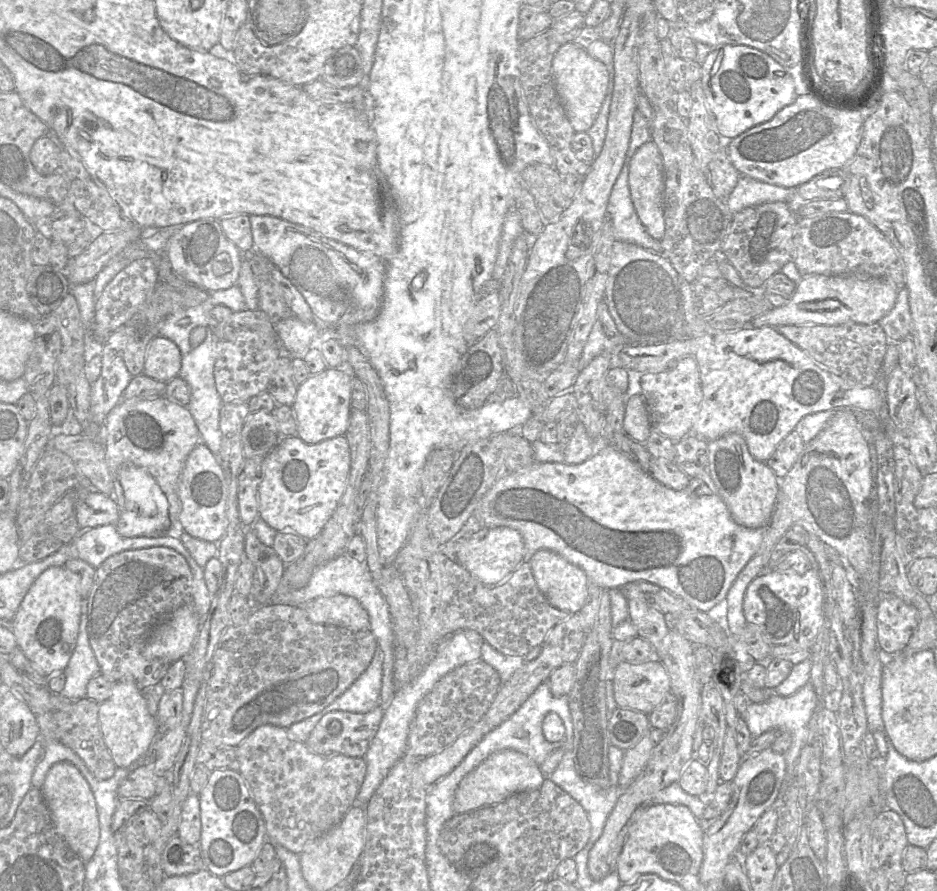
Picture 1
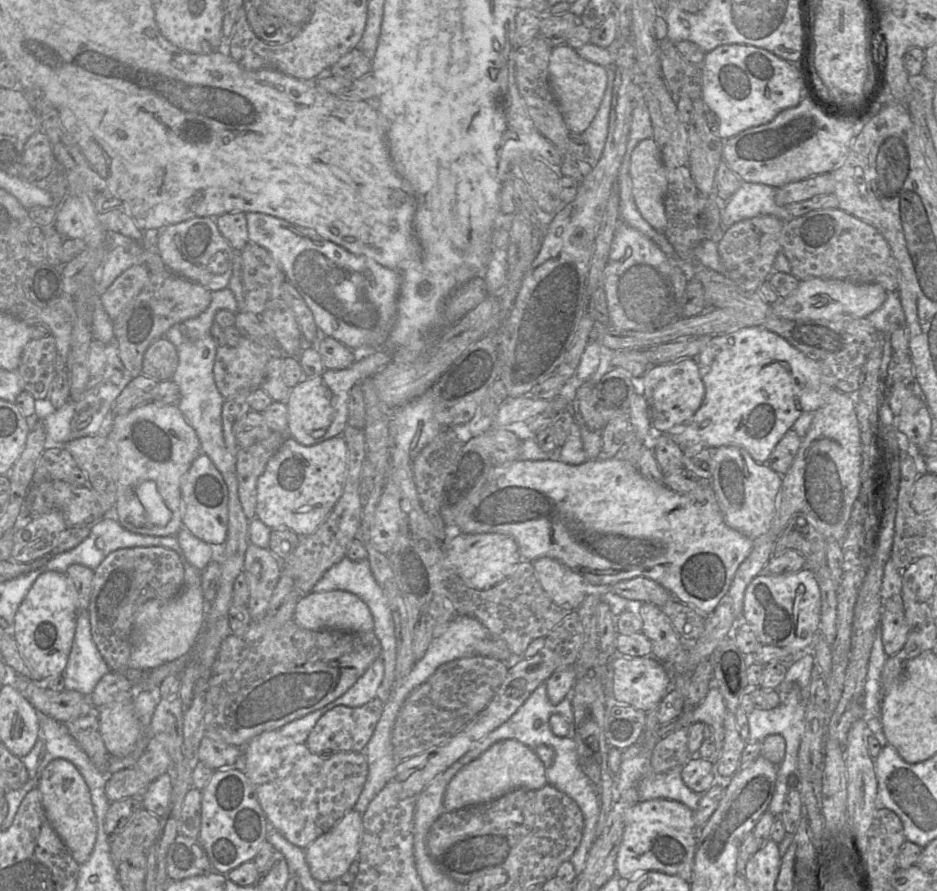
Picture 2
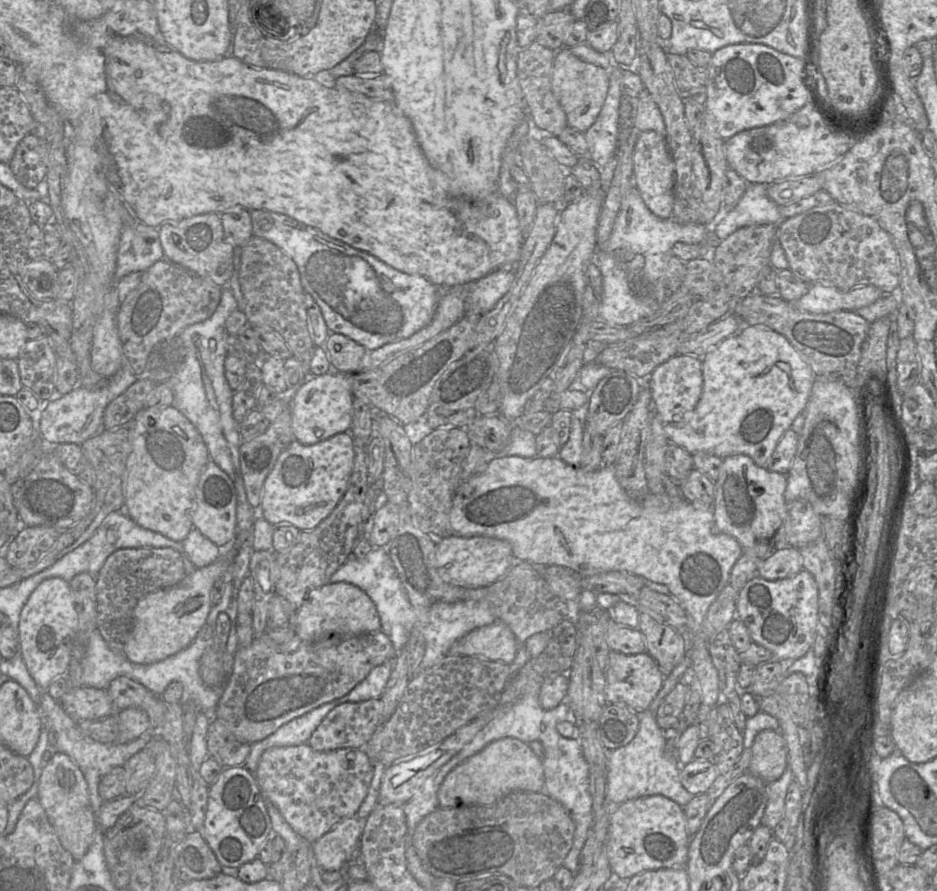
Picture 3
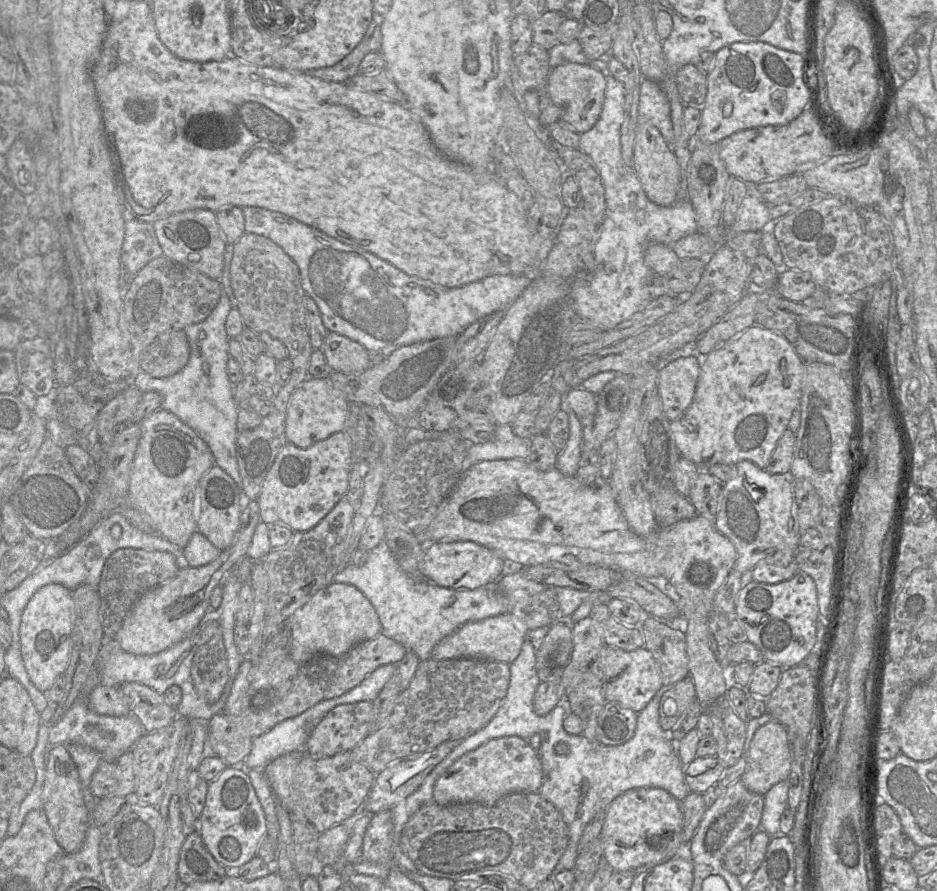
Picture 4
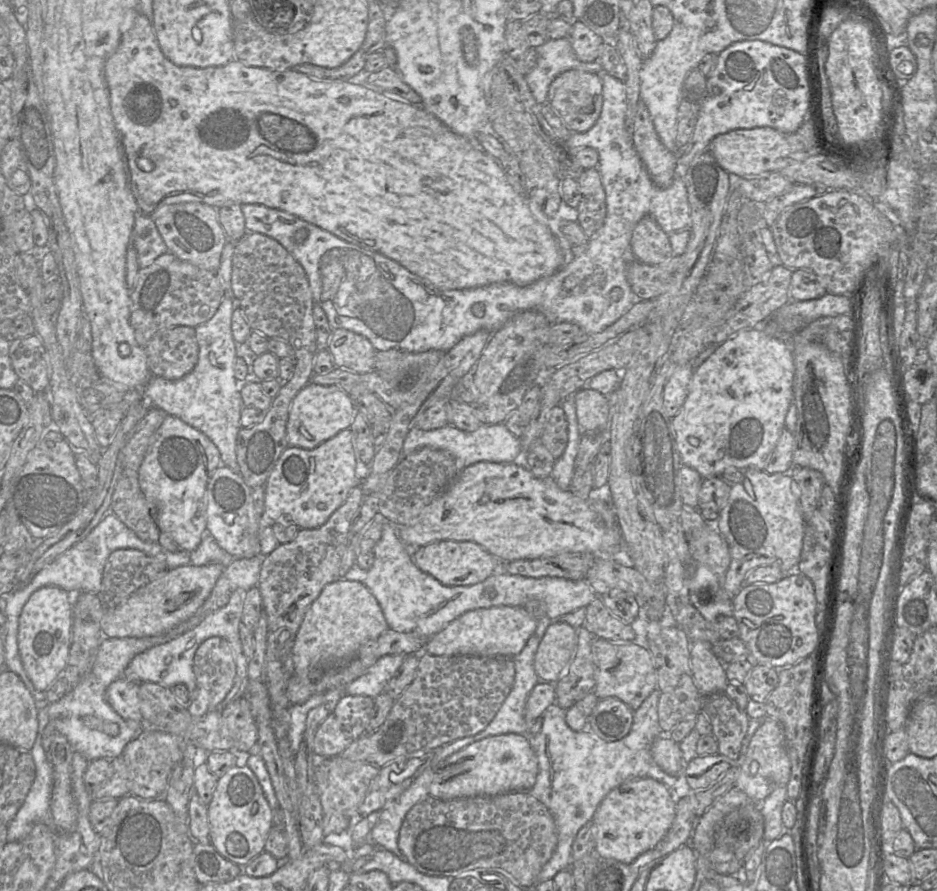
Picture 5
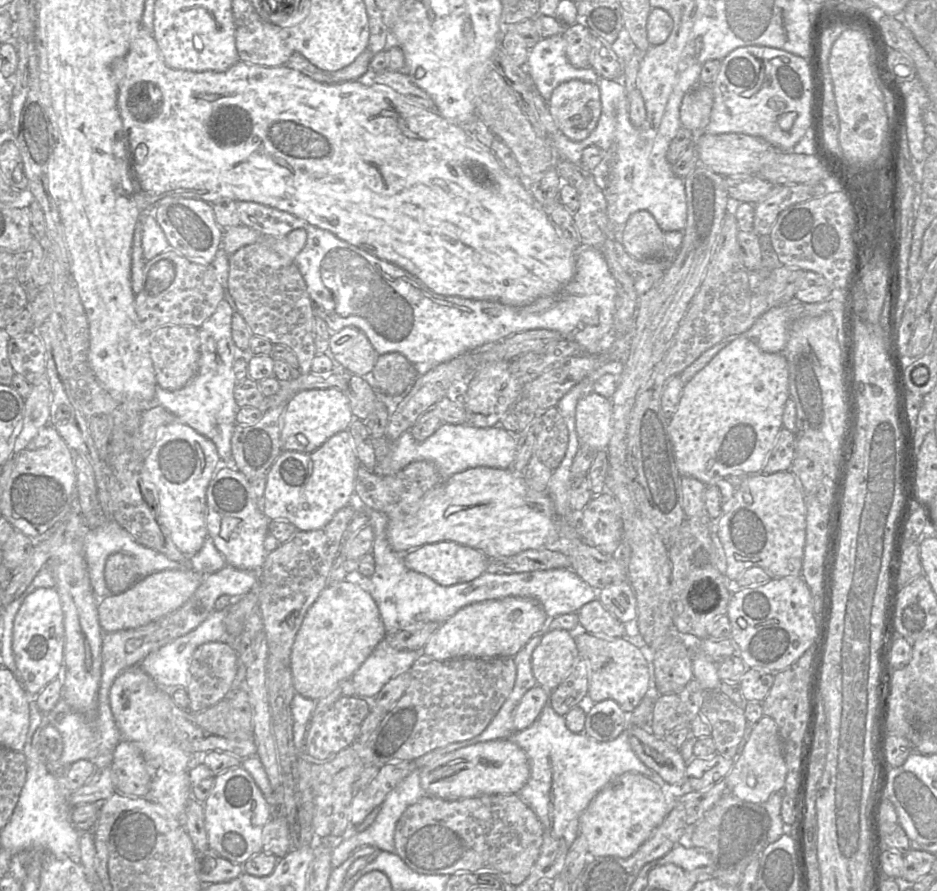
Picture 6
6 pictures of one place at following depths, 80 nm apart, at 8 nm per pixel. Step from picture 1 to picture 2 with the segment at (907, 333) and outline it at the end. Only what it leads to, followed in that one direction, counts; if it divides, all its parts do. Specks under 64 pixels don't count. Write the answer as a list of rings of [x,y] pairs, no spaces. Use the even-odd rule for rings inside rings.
[[[898,291],[887,292],[884,303],[866,319],[880,334],[889,335],[906,323]]]

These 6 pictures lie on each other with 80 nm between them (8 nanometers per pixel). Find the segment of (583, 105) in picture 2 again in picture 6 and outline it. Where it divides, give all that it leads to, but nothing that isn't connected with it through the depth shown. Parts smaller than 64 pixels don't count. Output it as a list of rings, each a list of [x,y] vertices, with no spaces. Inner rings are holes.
[[[581,80],[558,85],[548,105],[559,130],[575,142],[586,139],[592,133],[602,112],[598,84]]]

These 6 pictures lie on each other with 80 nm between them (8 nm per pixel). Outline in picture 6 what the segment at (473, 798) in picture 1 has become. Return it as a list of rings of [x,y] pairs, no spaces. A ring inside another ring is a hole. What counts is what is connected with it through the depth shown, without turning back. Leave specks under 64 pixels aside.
[[[506,738],[472,744],[432,761],[420,769],[420,784],[425,795],[461,800],[486,794],[518,794],[529,776],[525,752]]]

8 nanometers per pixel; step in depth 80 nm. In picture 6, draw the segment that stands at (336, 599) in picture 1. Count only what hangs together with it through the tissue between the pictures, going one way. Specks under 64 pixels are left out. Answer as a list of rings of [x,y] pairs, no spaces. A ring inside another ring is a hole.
[[[346,580],[328,584],[308,610],[292,648],[291,672],[296,693],[314,701],[327,697],[340,682],[352,677],[386,635],[378,605],[367,591]]]

